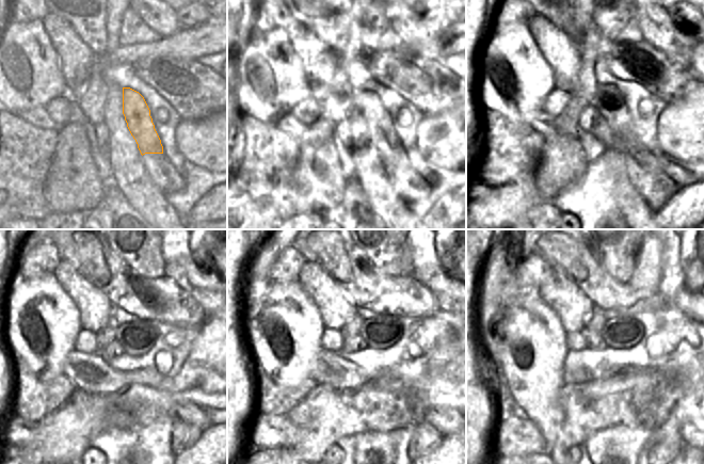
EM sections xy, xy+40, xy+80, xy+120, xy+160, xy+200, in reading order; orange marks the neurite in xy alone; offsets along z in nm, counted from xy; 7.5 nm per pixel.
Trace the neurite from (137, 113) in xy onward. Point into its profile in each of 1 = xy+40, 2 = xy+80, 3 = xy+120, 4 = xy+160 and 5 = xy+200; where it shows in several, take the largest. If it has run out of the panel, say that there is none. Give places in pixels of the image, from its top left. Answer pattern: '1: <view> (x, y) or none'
1: xy+40 (370, 102)
2: xy+80 (612, 100)
3: xy+120 (137, 337)
4: xy+160 (382, 332)
5: xy+200 (620, 333)

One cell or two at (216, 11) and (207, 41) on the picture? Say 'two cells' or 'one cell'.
two cells

